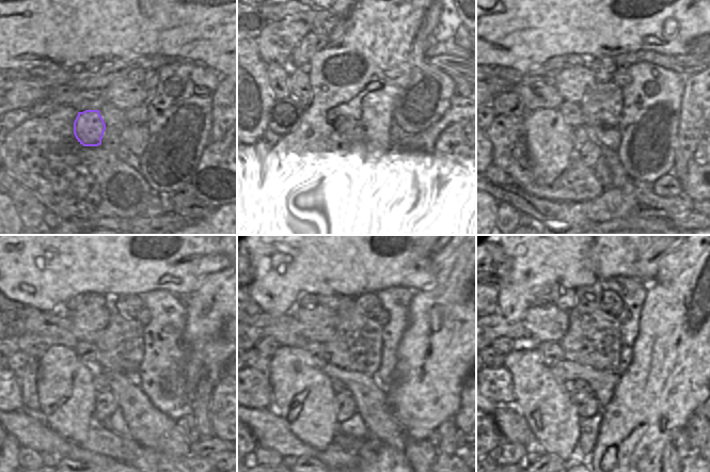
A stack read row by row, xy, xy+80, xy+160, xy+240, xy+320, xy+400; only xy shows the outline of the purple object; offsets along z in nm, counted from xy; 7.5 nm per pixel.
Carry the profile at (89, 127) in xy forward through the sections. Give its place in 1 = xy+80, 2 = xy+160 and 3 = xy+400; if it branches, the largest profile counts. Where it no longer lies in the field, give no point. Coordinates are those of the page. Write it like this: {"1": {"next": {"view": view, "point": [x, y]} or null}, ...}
{"1": {"next": {"view": "xy+80", "point": [319, 137]}}, "2": {"next": {"view": "xy+160", "point": [549, 139]}}, "3": {"next": {"view": "xy+400", "point": [546, 404]}}}

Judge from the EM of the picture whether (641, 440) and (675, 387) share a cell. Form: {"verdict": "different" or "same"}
{"verdict": "same"}

